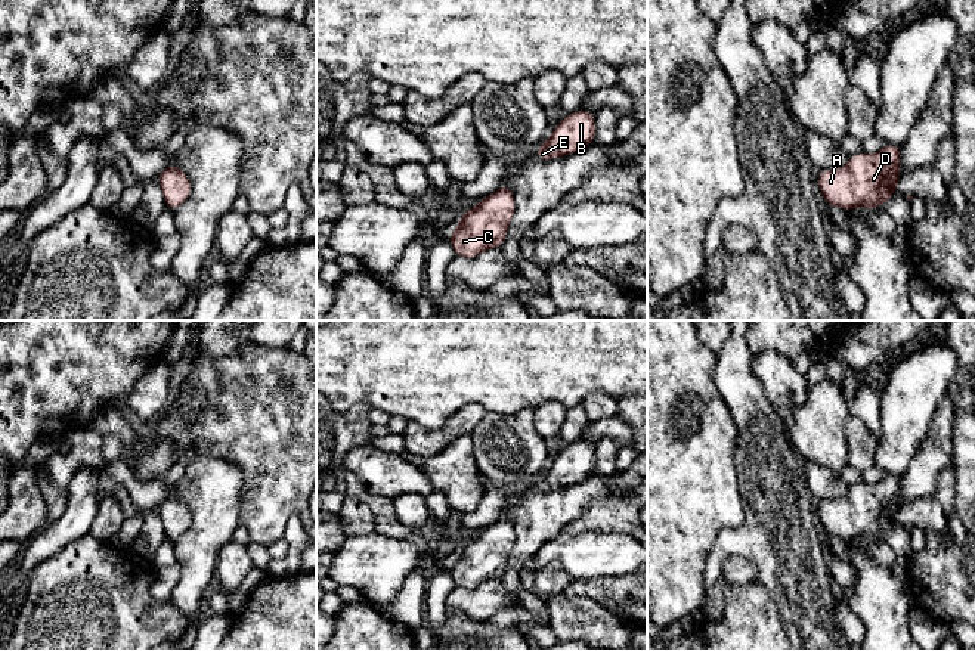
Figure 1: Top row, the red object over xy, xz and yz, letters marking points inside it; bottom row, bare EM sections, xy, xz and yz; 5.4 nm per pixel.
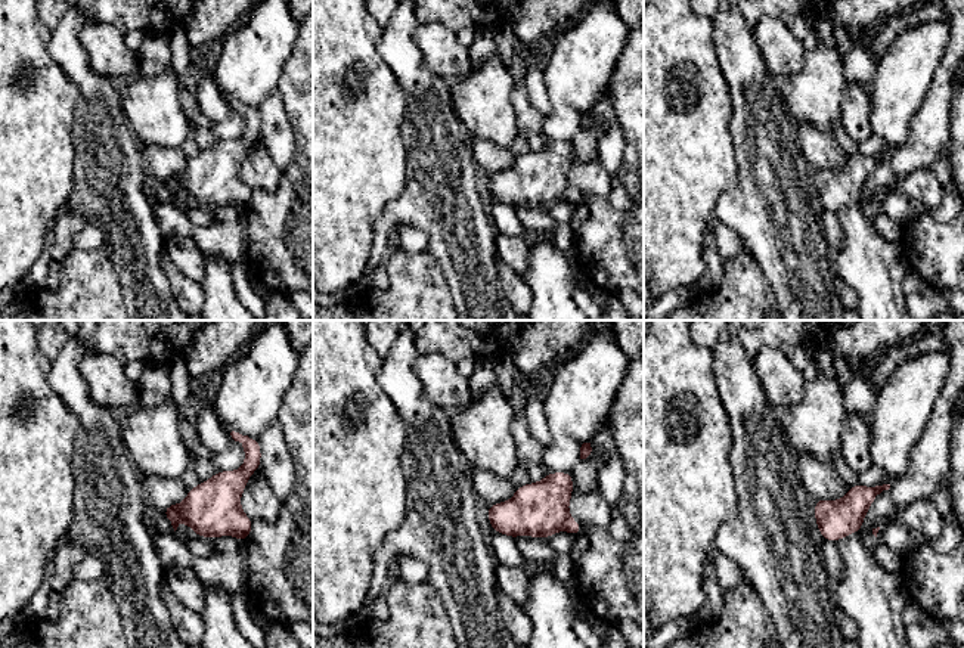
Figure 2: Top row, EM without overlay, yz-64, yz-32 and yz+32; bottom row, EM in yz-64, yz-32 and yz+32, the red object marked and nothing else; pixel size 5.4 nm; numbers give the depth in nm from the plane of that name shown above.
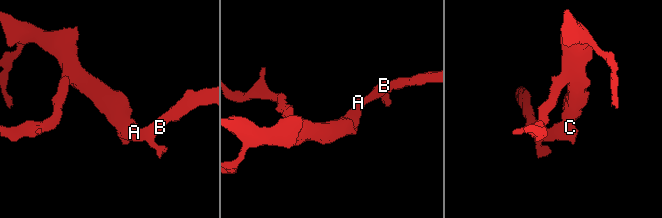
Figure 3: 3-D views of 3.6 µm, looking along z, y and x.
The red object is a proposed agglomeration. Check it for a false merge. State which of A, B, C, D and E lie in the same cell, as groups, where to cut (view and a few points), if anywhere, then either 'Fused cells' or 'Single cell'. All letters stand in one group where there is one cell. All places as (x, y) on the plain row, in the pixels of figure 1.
Groups: A B C D E. No split. Single cell

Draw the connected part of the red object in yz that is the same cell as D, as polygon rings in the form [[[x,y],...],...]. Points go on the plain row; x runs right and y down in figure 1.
[[[886,474],[876,484],[851,486],[845,497],[818,502],[817,515],[826,534],[845,542],[883,537],[898,523],[901,480]]]

